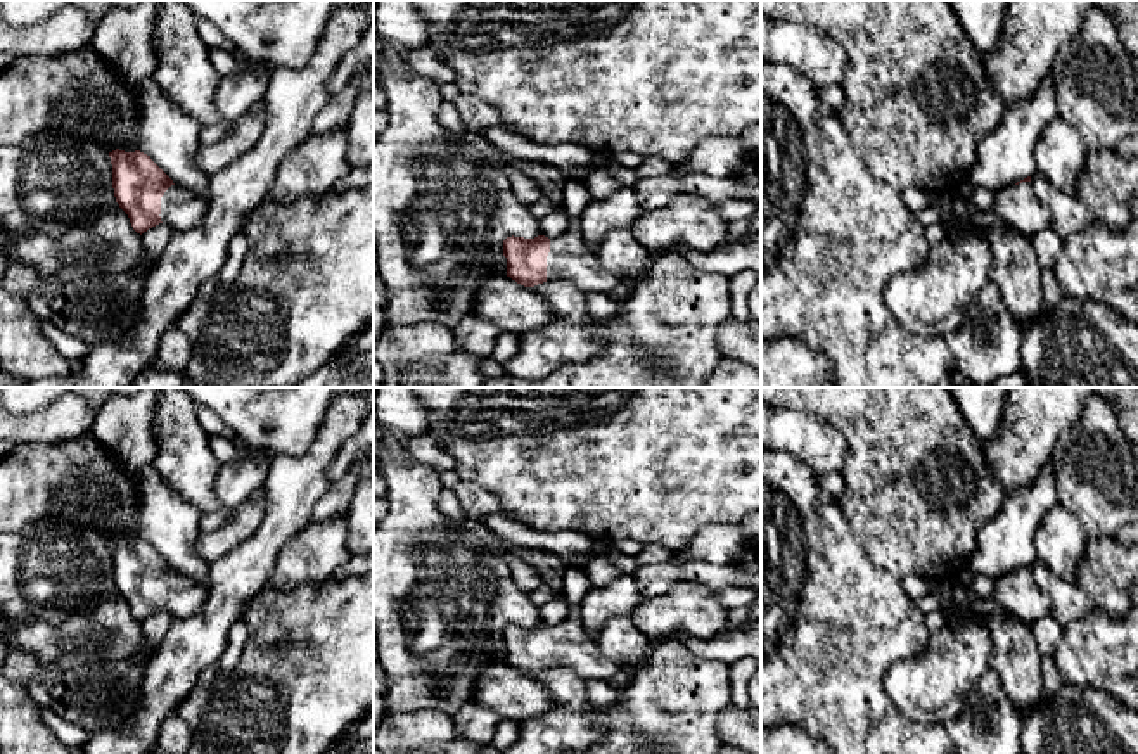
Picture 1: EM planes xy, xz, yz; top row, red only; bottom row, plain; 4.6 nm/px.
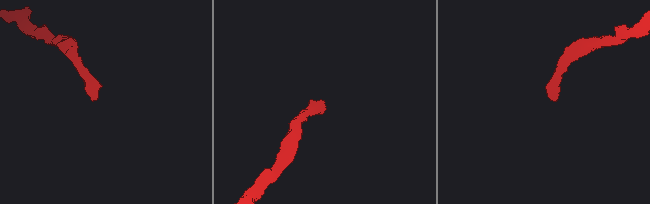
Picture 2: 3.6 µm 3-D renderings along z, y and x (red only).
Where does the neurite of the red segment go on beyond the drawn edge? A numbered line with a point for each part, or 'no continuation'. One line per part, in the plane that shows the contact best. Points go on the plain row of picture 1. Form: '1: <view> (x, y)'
1: xz (569, 645)

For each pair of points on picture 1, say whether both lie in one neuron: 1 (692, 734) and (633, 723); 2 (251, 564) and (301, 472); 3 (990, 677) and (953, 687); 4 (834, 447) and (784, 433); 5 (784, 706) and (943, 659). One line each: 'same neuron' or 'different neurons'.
1: same neuron
2: same neuron
3: different neurons
4: same neuron
5: different neurons

